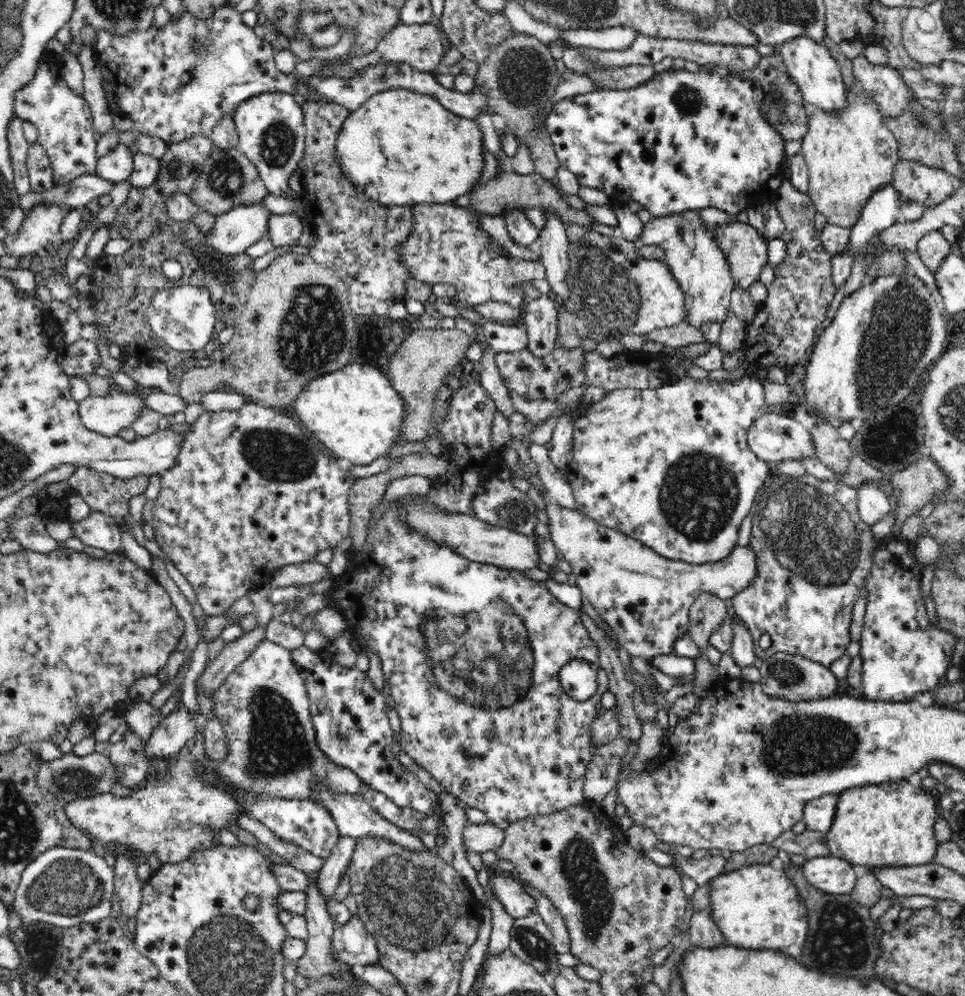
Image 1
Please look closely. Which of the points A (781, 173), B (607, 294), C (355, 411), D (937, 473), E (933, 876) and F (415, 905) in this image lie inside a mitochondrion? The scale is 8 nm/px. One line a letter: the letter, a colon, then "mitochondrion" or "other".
A: other
B: mitochondrion
C: other
D: other
E: other
F: mitochondrion

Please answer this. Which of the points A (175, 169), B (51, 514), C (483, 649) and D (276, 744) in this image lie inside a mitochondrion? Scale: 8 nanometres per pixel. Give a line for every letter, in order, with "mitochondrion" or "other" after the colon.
A: mitochondrion
B: other
C: mitochondrion
D: mitochondrion

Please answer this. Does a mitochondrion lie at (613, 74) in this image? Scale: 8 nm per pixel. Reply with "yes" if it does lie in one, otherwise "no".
yes

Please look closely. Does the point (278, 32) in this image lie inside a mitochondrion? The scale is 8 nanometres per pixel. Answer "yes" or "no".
no

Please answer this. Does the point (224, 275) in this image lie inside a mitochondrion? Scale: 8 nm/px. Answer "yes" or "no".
yes

